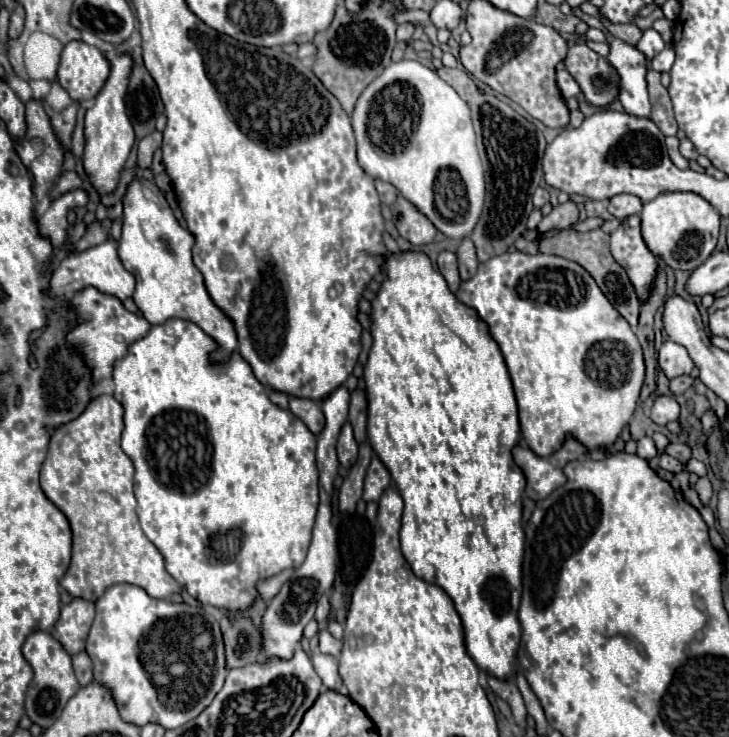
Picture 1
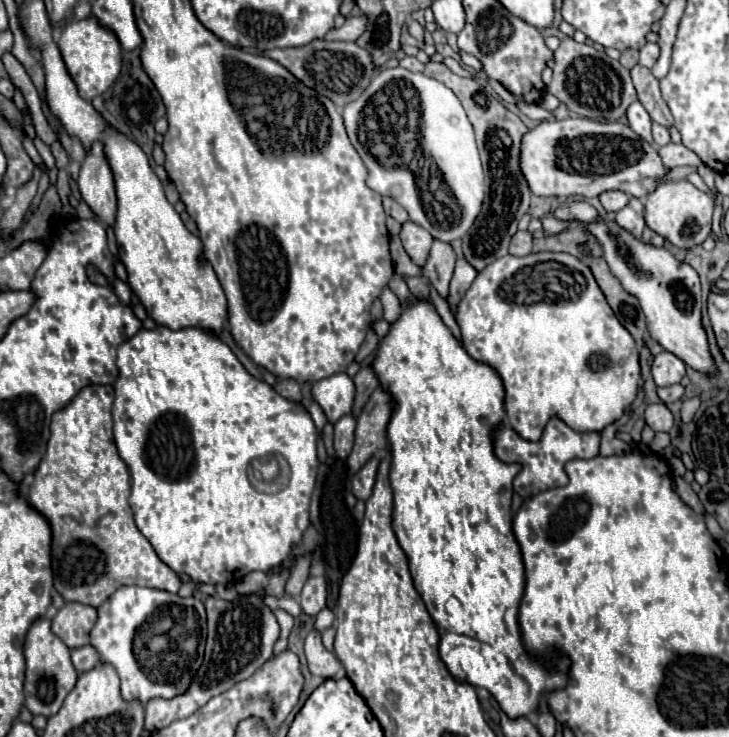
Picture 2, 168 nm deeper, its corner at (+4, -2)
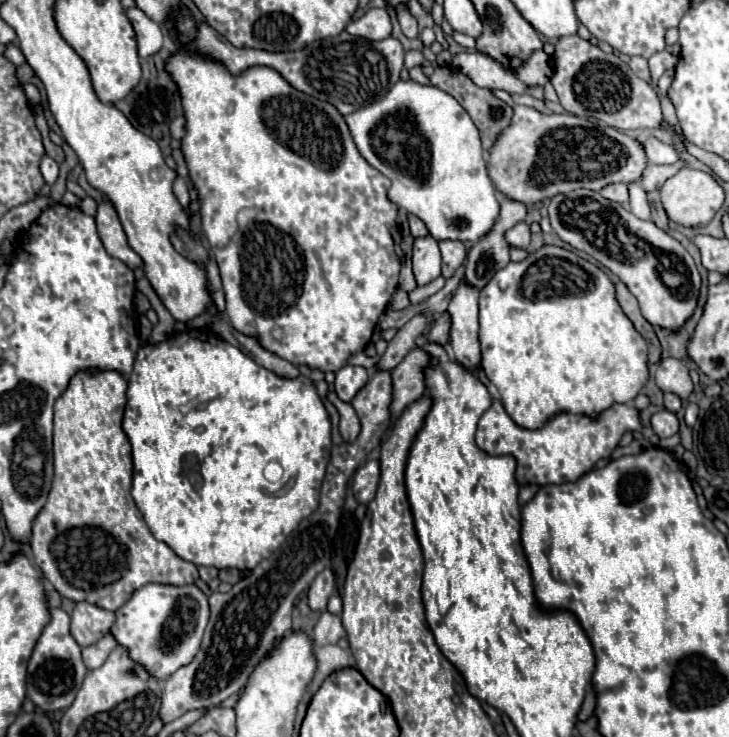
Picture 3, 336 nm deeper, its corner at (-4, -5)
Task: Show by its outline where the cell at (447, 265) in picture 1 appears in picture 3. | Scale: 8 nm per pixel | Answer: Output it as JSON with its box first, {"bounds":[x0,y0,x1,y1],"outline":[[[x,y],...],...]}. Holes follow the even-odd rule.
{"bounds":[440,242,466,280],"outline":[[[440,242],[442,252],[442,276],[448,280],[466,260],[466,248],[462,242]]]}

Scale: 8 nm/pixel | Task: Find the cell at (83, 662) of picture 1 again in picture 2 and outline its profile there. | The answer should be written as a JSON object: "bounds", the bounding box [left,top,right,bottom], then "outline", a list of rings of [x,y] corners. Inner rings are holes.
{"bounds":[72,645,100,673],"outline":[[[84,645],[84,647],[78,647],[78,649],[72,649],[72,663],[74,663],[78,673],[90,671],[98,661],[100,661],[100,655],[92,645]]]}

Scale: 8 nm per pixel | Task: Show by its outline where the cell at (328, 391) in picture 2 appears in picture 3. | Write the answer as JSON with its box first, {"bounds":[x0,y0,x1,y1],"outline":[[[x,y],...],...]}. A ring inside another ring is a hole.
{"bounds":[334,366,368,402],"outline":[[[344,366],[342,370],[336,372],[336,380],[334,380],[334,392],[340,400],[344,402],[352,402],[352,398],[366,386],[368,382],[368,372],[360,366]]]}

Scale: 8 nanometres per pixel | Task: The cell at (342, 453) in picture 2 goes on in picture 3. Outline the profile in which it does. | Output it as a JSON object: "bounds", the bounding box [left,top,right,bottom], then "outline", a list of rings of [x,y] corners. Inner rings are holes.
{"bounds":[328,392,360,444],"outline":[[[334,392],[328,394],[328,400],[336,406],[336,410],[338,410],[338,414],[340,414],[340,434],[342,434],[344,442],[352,444],[352,442],[358,438],[358,434],[360,434],[360,422],[358,422],[356,410],[354,410],[350,404],[340,402]]]}

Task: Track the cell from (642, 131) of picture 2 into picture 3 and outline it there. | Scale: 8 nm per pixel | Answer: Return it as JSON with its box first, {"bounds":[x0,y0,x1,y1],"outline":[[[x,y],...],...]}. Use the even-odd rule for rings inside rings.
{"bounds":[644,136,680,164],"outline":[[[650,136],[644,142],[644,150],[646,150],[650,164],[672,164],[680,158],[680,154],[670,144],[664,144],[662,140],[658,140],[654,136]]]}

